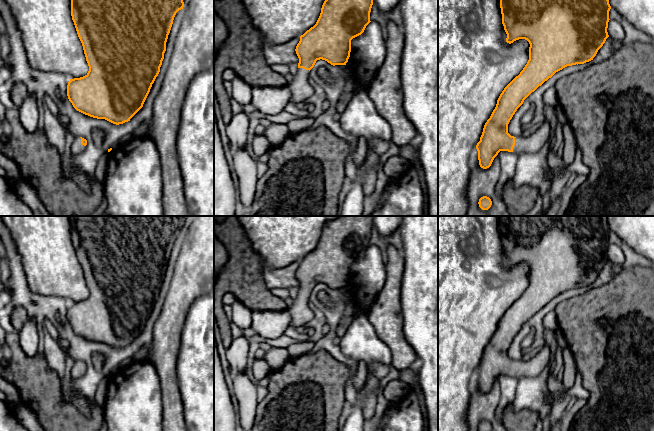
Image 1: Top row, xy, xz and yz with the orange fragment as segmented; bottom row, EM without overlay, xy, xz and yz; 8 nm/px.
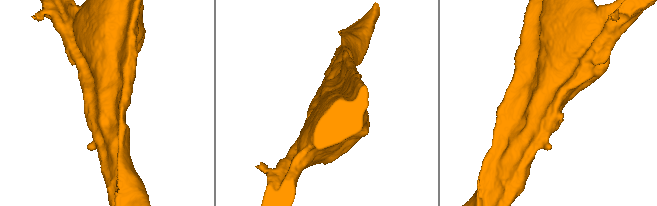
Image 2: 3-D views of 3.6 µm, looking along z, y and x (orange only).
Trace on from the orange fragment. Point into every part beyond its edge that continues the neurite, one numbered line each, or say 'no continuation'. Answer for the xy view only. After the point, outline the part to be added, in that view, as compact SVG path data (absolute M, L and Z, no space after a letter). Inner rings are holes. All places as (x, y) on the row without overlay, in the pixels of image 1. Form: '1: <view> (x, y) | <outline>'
1: xy (76, 372) | M77 361L71 370L71 375L73 378L80 378L85 372L86 370L81 368L81 362Z

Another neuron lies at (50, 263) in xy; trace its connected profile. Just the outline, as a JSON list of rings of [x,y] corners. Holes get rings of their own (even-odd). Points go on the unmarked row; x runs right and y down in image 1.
[[[1,216],[9,229],[18,253],[20,254],[28,286],[34,293],[44,296],[58,296],[70,303],[87,299],[89,290],[86,285],[82,267],[78,261],[71,240],[70,216]]]

